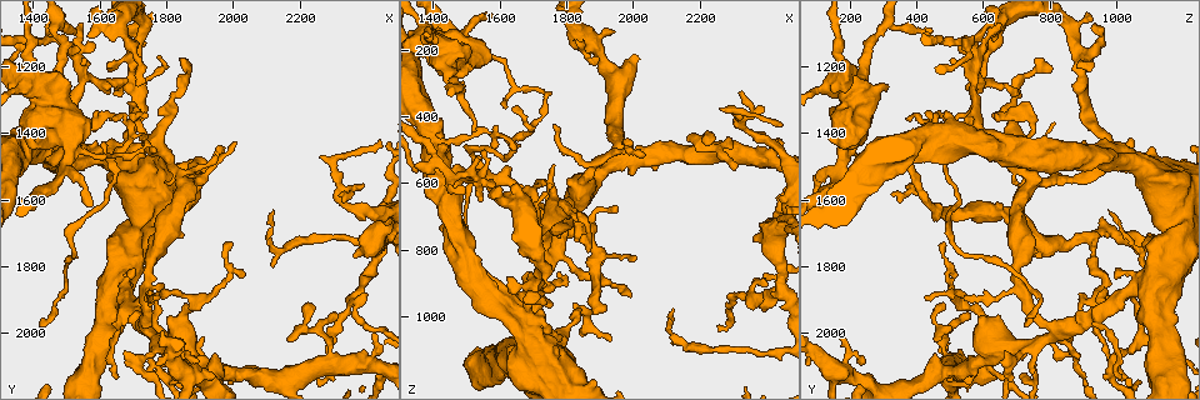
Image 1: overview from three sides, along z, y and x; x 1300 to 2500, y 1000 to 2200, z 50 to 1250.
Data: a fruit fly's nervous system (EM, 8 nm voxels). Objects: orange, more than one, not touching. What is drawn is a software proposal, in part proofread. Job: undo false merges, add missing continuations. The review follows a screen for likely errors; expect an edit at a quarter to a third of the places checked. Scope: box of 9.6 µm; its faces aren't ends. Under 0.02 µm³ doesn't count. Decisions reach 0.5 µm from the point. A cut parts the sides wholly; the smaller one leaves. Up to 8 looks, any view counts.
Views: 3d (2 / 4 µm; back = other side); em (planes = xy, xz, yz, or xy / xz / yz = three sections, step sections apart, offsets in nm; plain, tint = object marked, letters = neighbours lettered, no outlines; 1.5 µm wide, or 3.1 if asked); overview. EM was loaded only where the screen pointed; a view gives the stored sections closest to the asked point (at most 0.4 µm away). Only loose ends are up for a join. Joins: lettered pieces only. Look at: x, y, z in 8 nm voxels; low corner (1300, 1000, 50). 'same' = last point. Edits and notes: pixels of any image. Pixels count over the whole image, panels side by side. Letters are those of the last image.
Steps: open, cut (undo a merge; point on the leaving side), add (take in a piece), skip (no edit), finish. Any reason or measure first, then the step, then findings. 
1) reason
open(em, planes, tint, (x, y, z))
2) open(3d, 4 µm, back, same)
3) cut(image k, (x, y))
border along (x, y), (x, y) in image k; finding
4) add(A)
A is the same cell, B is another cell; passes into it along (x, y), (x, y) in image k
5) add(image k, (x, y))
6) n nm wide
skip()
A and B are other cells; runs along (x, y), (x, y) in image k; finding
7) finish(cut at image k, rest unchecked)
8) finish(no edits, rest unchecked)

open(em, planes, tint, (1730, 1440, 330))

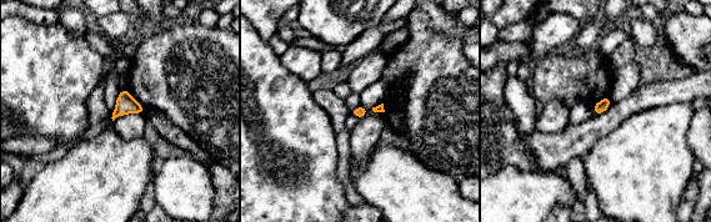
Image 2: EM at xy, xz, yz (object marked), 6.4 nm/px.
open(em, planes, letters, same)

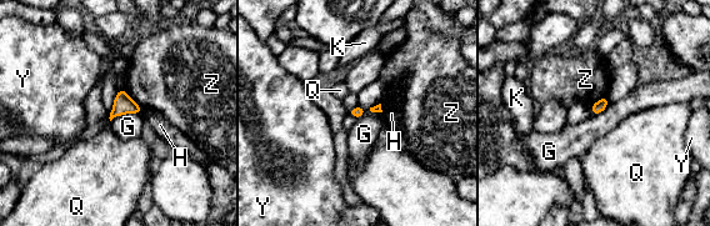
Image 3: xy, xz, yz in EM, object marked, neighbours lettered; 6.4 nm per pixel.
G touches over 220 nm
skip()
G, H, K, Q, Y and Z are other cells; all the same neuron

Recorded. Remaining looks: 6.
stops while still wide
open(3d, 4 µm, (1400, 1450, 190))

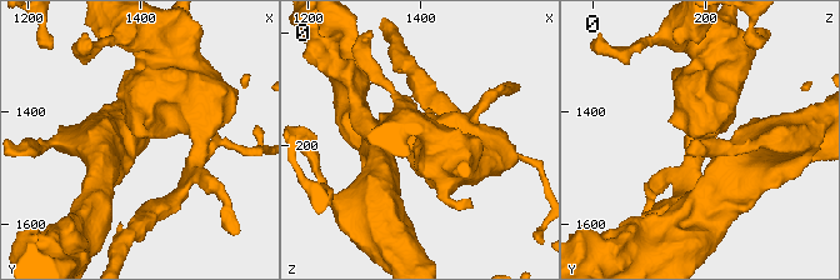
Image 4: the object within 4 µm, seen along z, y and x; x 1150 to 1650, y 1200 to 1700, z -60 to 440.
now the EM
open(em, planes, letters, (1395, 1445, 185))

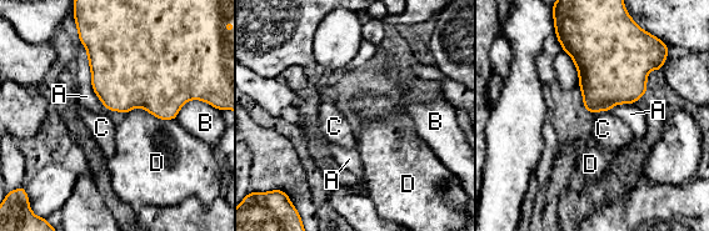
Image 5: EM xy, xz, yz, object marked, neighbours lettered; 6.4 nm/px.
skip()
A, B, C and D are other cells; border along (125, 114), (141, 108), (174, 120) in image 5; none of them fits

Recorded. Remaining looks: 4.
an open end
open(3d, 4 µm, back, (1940, 2130, 150))

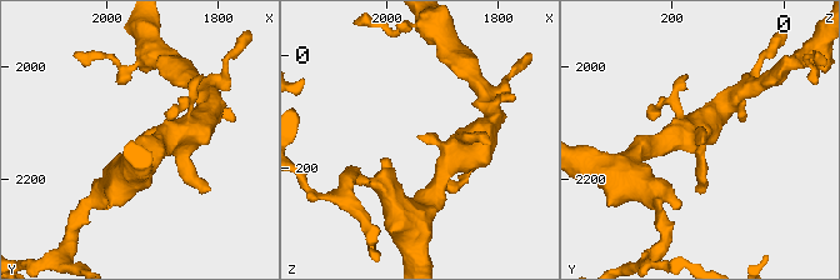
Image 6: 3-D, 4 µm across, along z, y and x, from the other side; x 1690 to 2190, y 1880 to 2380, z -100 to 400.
arms of 240, 400 nm; shape alone is not enough
open(em, xz, step 8, letters, (1935, 2120, 150))

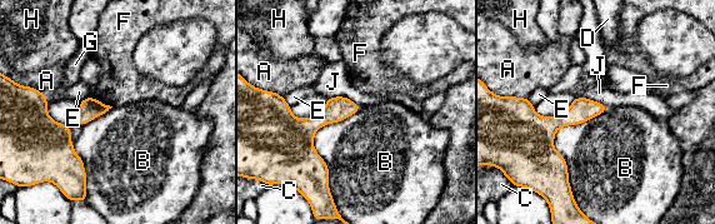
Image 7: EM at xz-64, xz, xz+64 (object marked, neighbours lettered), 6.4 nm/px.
skip()
A, B, C, D, E, F, G, H and J are other cells; no lettered piece goes on from it

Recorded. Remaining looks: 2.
finish(no edits, rest unchecked)

